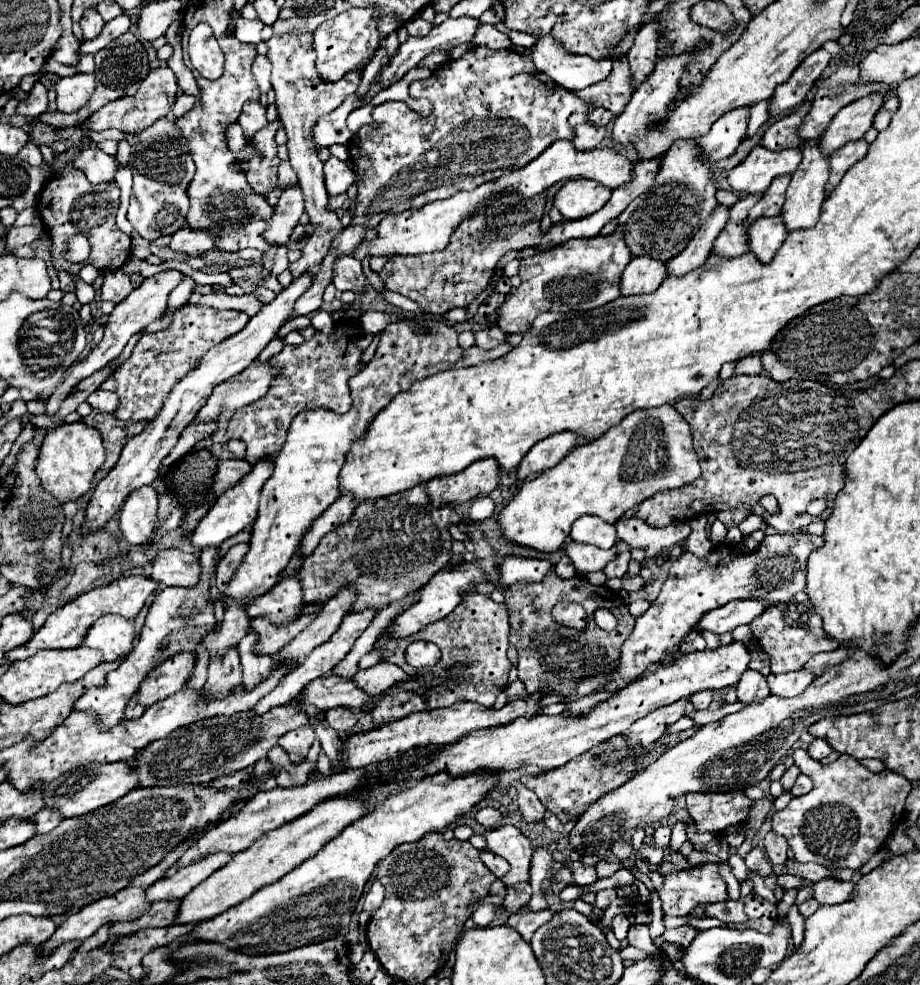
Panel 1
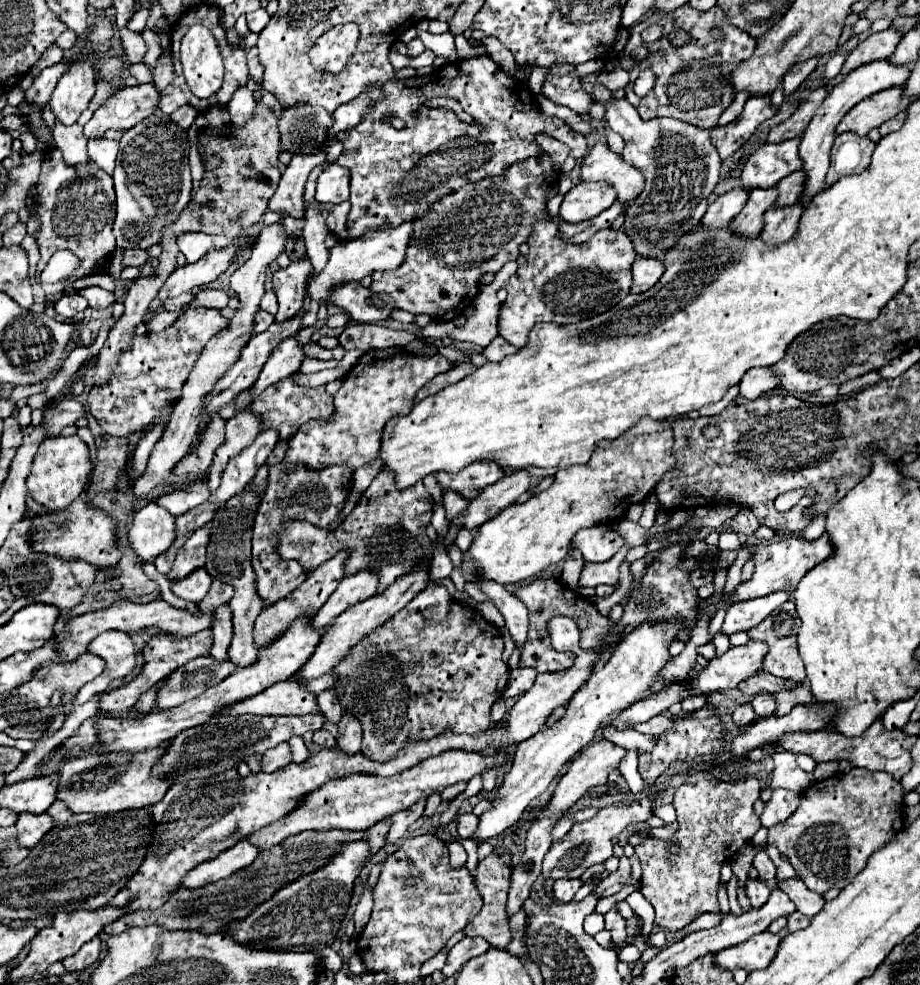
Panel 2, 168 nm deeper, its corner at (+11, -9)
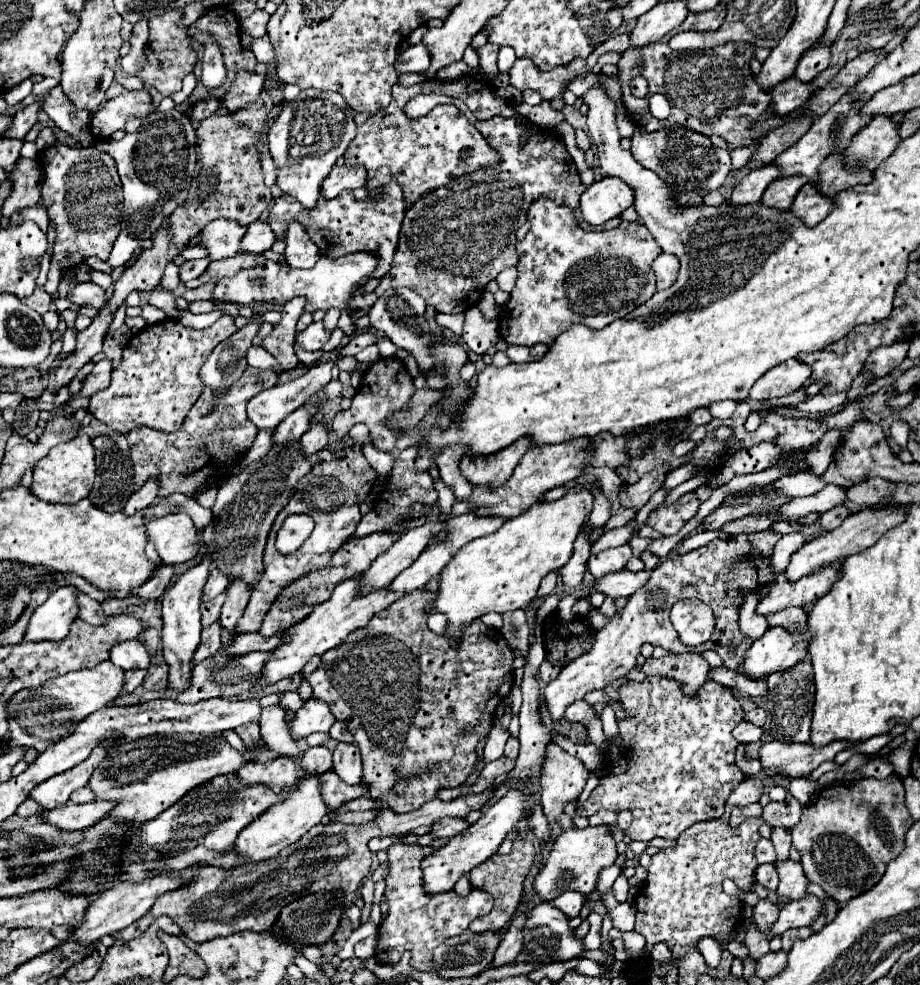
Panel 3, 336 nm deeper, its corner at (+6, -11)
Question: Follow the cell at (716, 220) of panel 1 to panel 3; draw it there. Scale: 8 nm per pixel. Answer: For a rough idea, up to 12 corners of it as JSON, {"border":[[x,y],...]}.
{"border":[[776,164],[752,170],[732,192],[732,204],[758,202],[780,174]]}

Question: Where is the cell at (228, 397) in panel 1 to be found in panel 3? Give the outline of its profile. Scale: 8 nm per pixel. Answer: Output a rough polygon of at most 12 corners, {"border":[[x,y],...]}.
{"border":[[312,322],[296,336],[304,350],[320,350],[330,340],[324,322]]}

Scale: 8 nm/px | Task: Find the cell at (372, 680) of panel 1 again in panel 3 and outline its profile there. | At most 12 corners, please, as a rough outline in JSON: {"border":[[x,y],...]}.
{"border":[[338,744],[332,770],[346,784],[362,782],[360,750]]}

